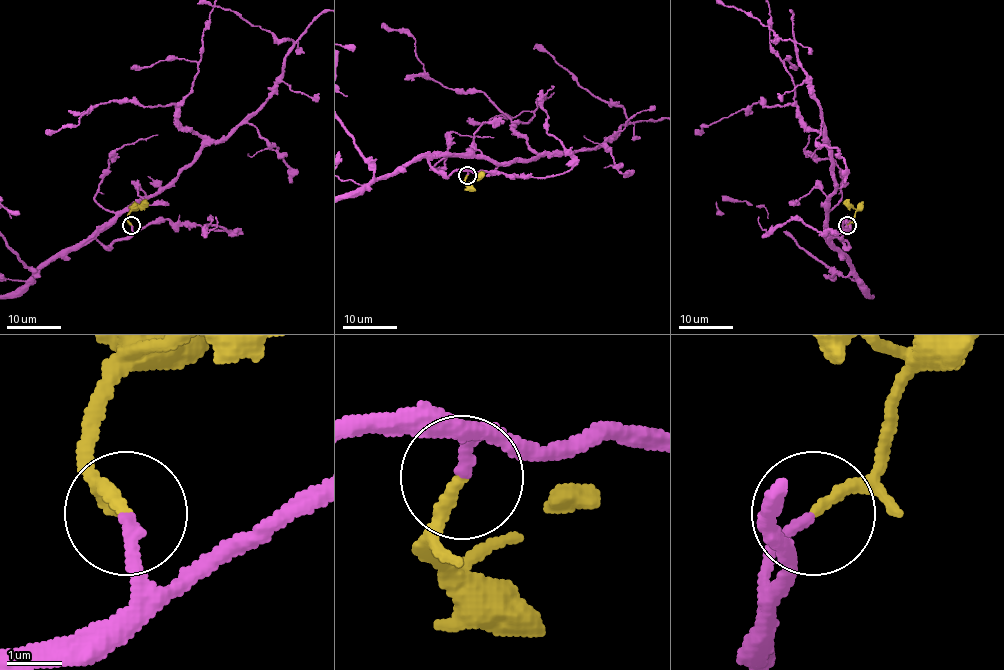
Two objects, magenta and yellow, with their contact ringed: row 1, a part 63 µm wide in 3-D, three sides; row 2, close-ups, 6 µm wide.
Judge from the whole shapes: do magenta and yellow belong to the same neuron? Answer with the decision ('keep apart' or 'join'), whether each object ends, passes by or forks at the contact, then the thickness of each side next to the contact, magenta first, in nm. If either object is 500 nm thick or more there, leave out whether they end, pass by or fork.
join | magenta ends | yellow ends | 220/200 nm

